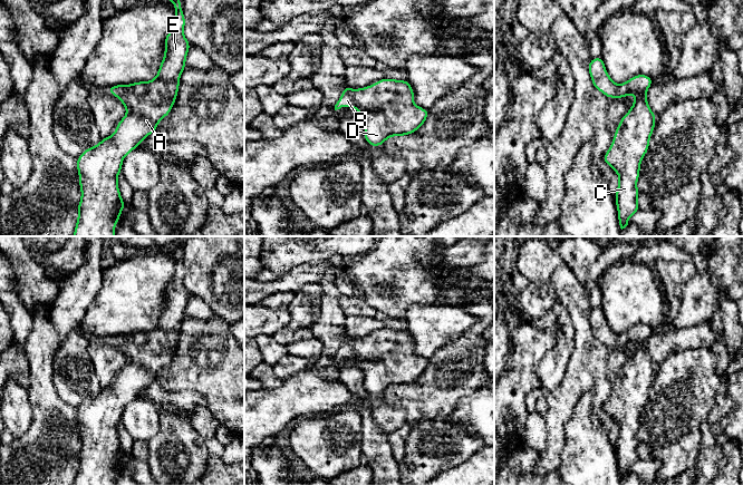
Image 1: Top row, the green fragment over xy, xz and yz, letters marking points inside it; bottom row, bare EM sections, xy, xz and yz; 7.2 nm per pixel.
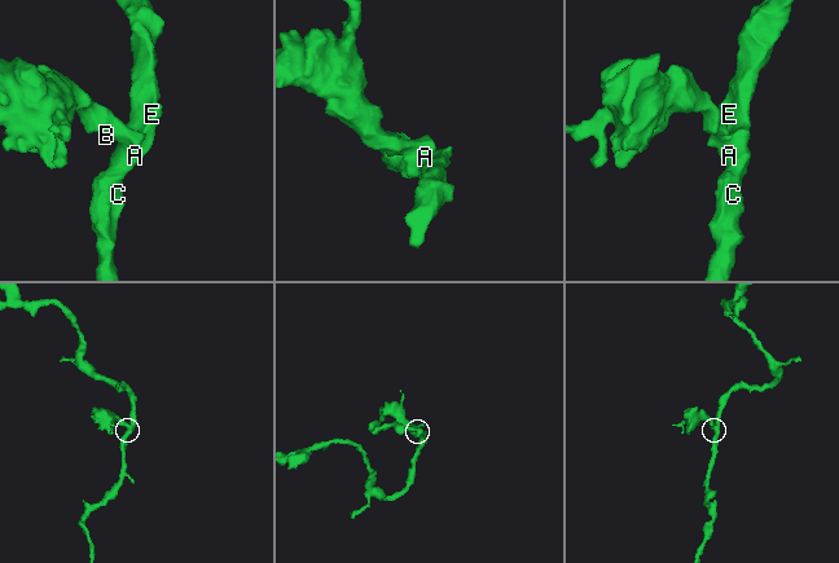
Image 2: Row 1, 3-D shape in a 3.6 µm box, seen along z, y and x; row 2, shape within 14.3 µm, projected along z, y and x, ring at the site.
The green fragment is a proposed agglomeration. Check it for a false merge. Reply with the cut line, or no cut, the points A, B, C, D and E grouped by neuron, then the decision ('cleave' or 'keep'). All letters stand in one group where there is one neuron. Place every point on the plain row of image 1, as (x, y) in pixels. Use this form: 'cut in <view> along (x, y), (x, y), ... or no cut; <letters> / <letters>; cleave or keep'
no cut; A B C D E; keep

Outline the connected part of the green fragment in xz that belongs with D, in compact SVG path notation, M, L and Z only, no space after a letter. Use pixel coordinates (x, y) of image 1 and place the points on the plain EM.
M384 328L355 340L346 334L335 360L356 358L365 372L365 389L377 397L390 386L415 382L425 372L430 360L416 356L413 348L414 340L407 330Z

